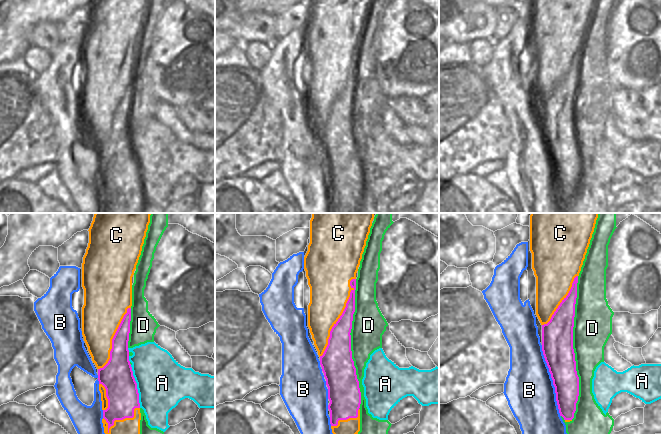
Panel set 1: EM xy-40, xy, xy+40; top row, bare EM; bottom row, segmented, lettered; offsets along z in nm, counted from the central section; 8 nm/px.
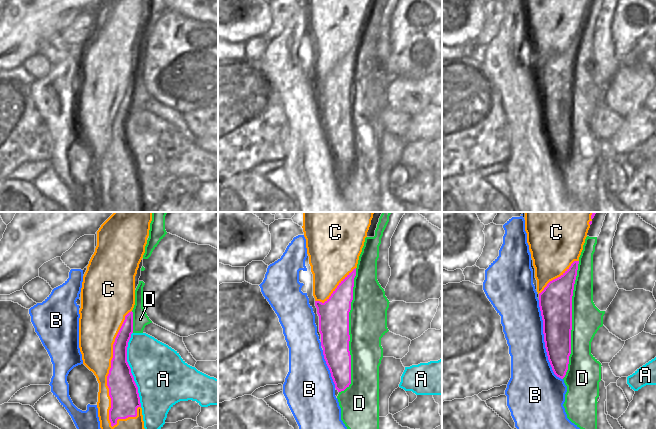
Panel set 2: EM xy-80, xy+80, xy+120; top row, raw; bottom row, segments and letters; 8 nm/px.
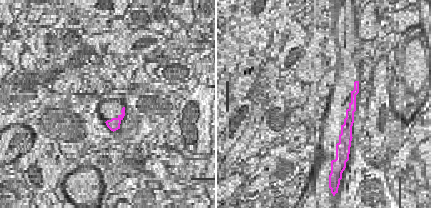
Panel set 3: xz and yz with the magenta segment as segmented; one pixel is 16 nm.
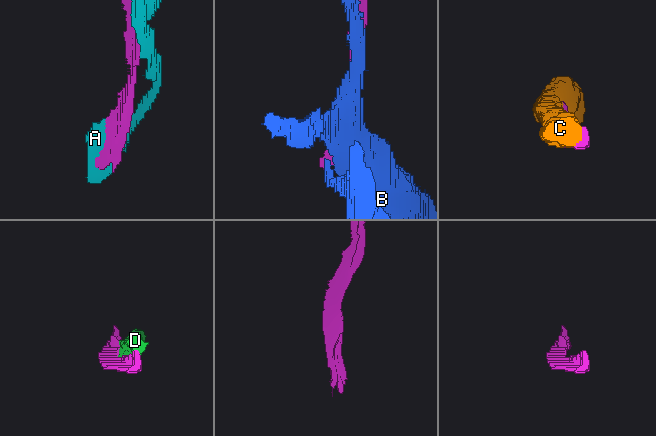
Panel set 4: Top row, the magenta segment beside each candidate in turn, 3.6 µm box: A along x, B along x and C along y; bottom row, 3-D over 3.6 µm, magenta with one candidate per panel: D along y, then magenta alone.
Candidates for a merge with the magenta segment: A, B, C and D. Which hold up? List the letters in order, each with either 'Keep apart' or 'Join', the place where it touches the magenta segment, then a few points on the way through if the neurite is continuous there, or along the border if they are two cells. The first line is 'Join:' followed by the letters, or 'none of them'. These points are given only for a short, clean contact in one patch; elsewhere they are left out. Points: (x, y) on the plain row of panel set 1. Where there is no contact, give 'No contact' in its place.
Join: C
A: Keep apart. Touches magenta at xy-40 (136, 162)
B: Keep apart. Touches magenta at xy+40 (553, 157)
C: Join. Touches magenta at xy (340, 93)
D: Keep apart. Touches magenta at xy+40 (572, 124).

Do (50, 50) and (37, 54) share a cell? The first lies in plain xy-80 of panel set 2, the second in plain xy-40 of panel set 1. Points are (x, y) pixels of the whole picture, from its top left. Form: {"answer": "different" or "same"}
{"answer": "different"}

